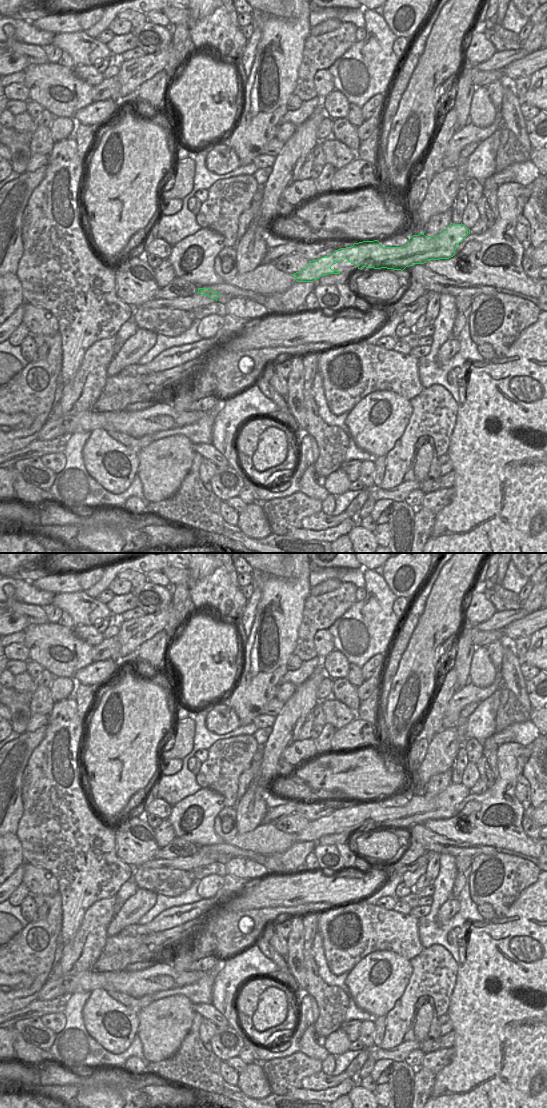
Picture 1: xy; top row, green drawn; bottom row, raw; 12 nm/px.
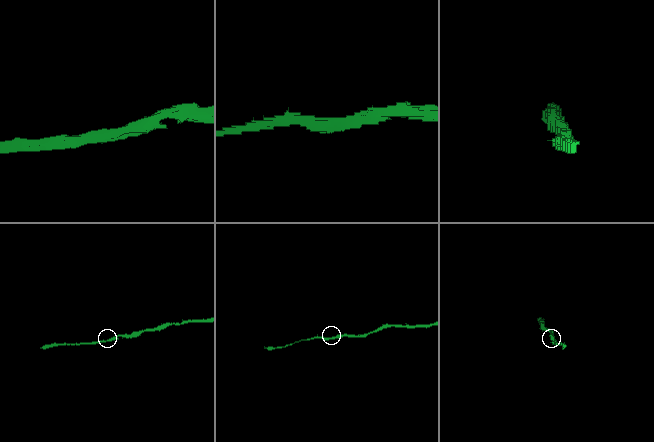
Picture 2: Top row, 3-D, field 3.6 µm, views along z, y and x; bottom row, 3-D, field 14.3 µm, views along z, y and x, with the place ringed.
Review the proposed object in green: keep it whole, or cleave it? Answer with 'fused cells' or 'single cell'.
single cell

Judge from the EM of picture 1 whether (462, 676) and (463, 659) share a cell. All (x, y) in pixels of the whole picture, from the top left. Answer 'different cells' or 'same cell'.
same cell

